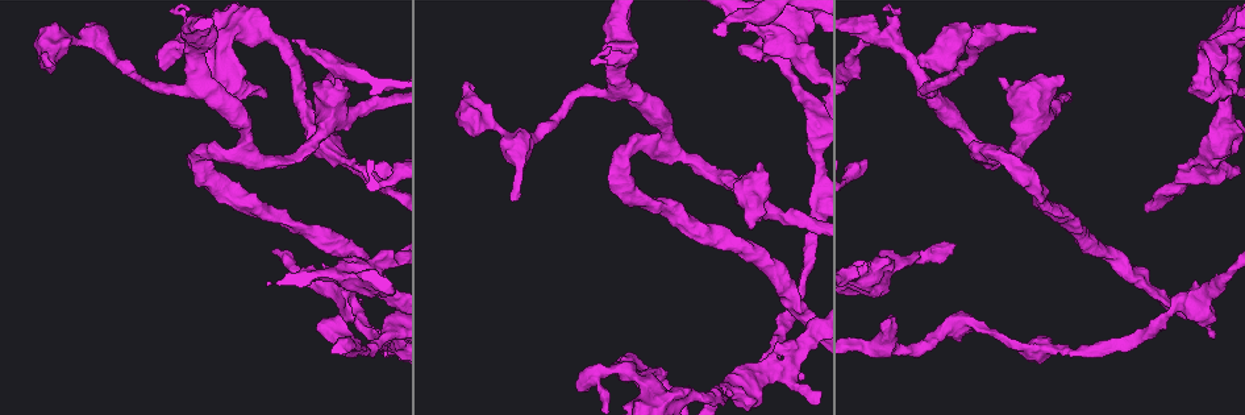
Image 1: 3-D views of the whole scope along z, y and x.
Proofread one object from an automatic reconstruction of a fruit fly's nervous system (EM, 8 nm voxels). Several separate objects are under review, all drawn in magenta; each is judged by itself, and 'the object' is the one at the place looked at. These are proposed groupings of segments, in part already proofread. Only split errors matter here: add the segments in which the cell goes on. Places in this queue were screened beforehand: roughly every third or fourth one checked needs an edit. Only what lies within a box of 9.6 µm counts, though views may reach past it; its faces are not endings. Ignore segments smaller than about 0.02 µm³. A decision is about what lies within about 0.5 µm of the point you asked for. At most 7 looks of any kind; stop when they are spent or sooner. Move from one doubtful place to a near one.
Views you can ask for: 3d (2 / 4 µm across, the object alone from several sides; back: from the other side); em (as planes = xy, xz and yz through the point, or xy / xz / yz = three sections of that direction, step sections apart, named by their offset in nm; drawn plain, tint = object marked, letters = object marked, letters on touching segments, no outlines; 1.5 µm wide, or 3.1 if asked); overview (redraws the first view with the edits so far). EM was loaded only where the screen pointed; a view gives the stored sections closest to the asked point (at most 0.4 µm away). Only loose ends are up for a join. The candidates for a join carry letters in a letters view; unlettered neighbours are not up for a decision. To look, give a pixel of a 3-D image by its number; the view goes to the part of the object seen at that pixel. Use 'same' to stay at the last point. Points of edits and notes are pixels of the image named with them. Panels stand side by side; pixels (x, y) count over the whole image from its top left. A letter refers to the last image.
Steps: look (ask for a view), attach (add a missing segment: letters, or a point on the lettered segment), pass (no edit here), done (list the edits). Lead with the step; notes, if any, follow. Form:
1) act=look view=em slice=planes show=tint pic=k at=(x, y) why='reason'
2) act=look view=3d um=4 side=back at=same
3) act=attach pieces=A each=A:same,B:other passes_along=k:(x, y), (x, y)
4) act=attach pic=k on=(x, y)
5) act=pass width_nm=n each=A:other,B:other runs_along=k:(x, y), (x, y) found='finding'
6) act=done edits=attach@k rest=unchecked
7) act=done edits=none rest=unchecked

act=look view=em slice=planes show=letters pic=1 at=(318, 328) why='thick end'

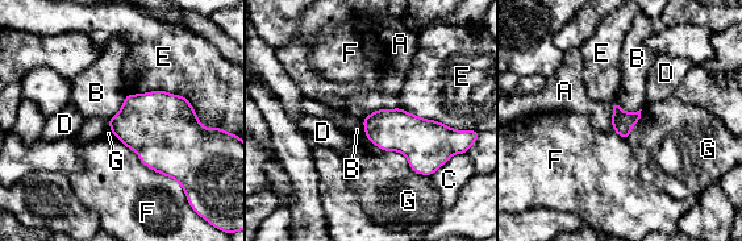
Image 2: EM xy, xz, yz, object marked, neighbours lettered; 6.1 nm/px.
act=pass each=A:other,B:other,C:other,D:other,E:other,F:other,G:other border=2:(365, 134), (429, 177) found='no lettered segment goes on from it'

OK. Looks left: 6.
act=look view=3d um=4 pic=1 at=(1063, 78) why='branch stops here'

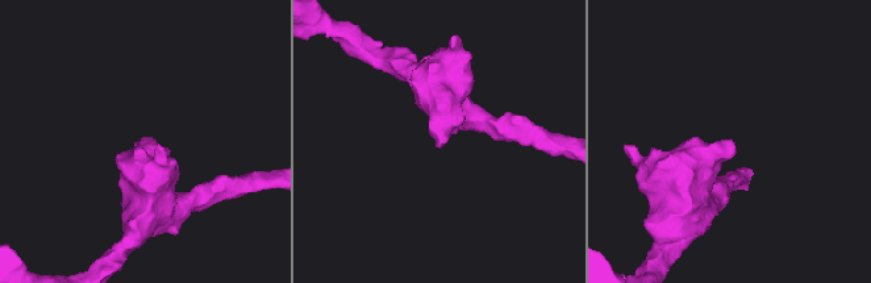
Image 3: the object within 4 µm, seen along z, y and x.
act=look view=em um=3.1 slice=planes show=plain pic=3 at=(727, 143)

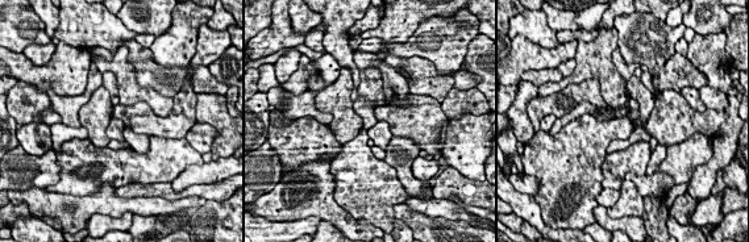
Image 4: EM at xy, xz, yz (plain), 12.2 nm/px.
act=look view=em um=3.1 slice=planes show=letters at=same

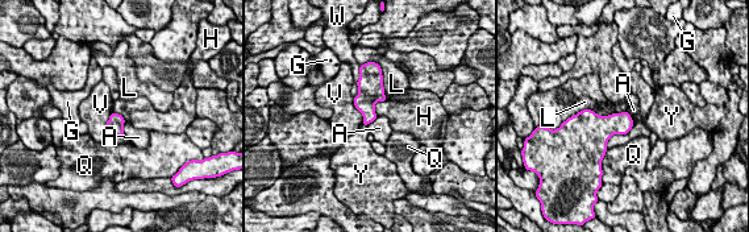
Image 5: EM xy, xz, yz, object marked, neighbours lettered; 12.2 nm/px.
act=pass each=A:other,G:other,H:other,L:other,Q:other,V:other,W:other,Y:other border=5:(386, 100), (375, 103), (377, 116) found='none of them fits'

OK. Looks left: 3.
act=look view=3d um=2 side=back pic=1 at=(862, 44) why='branch stops here'

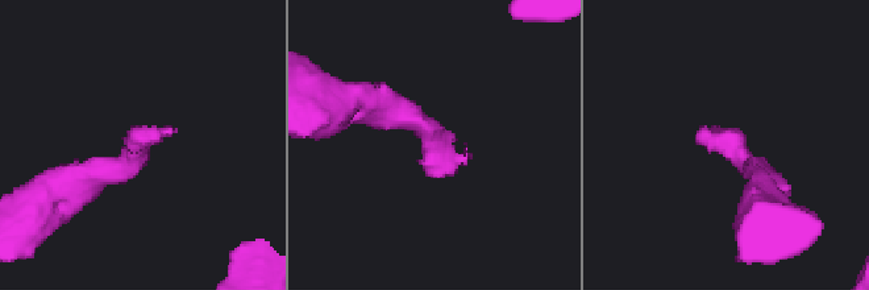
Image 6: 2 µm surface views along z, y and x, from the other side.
act=look view=em slice=planes show=letters pic=6 at=(713, 126) why='shape alone is not enough'

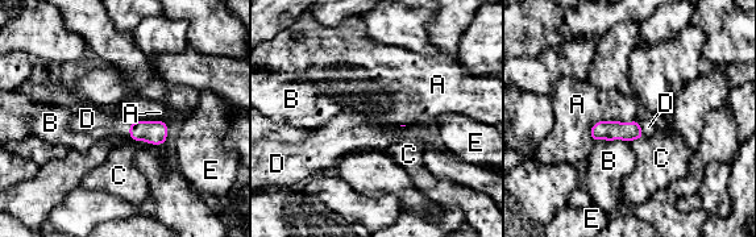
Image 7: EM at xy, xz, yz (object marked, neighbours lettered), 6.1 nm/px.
act=attach pieces=D longest_contact=B:220nm each=A:other,B:other,C:other,D:same,E:other found='it goes on there'

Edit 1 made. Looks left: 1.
act=done edits=attach@7 rest=unchecked

